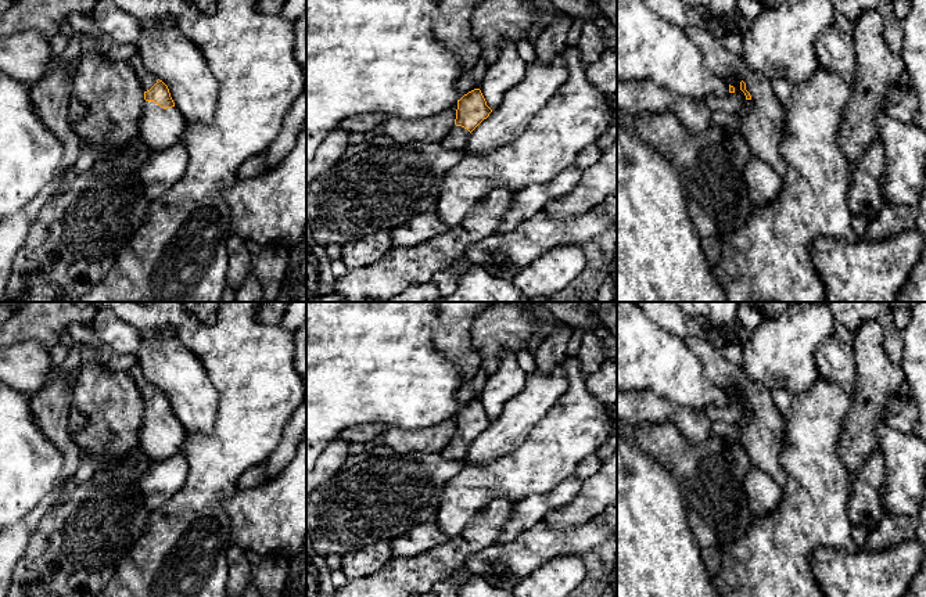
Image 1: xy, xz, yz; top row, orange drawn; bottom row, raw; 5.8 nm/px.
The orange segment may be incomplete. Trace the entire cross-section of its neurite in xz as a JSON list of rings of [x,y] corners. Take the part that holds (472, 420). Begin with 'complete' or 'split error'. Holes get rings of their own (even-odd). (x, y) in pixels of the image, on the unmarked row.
split error; [[[474,399],[457,410],[455,436],[441,454],[448,460],[466,461],[470,443],[489,427],[492,420],[480,399]]]

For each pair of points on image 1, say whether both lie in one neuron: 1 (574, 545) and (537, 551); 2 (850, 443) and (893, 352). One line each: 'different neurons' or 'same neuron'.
1: same neuron
2: different neurons

